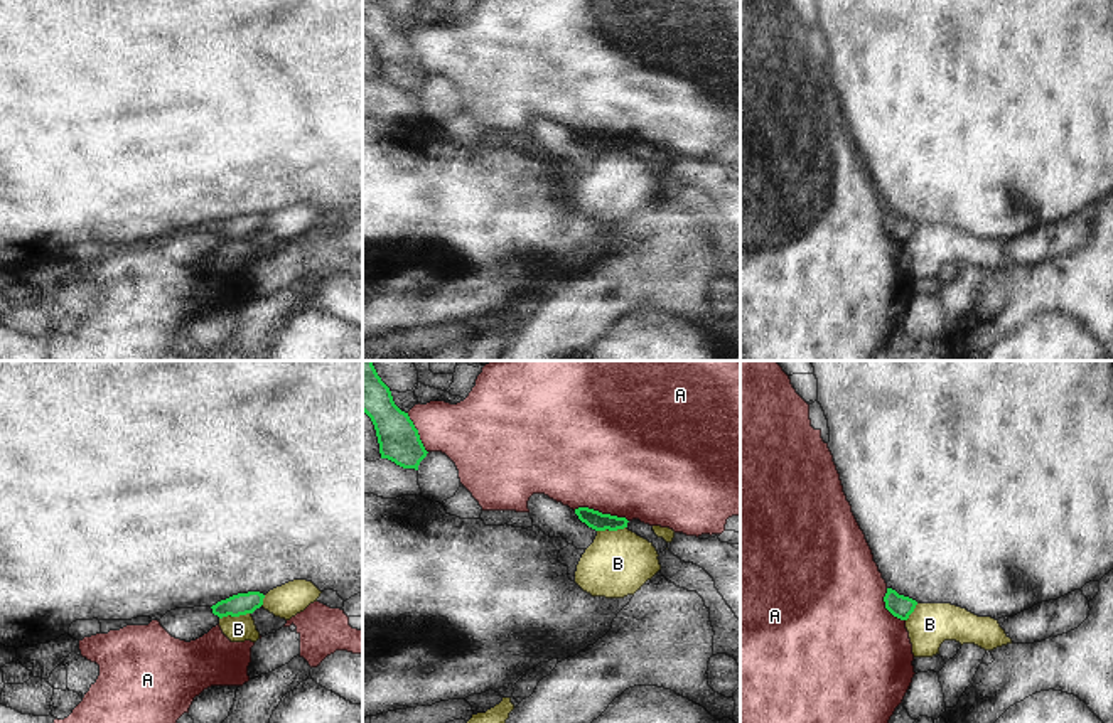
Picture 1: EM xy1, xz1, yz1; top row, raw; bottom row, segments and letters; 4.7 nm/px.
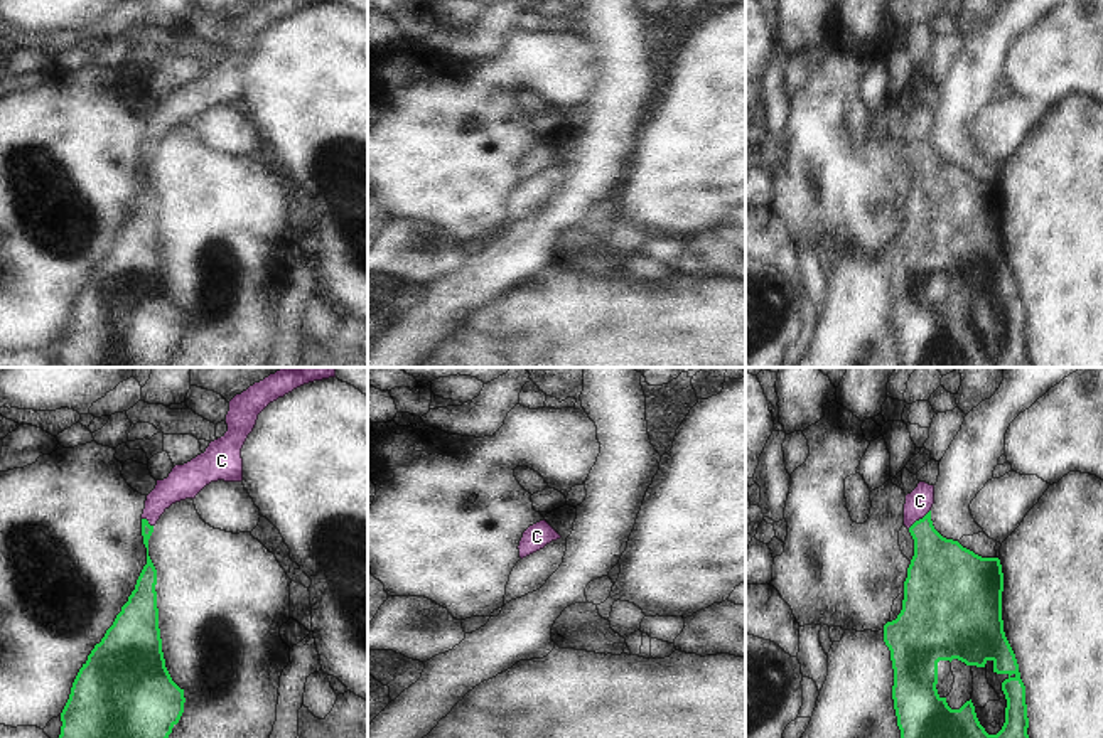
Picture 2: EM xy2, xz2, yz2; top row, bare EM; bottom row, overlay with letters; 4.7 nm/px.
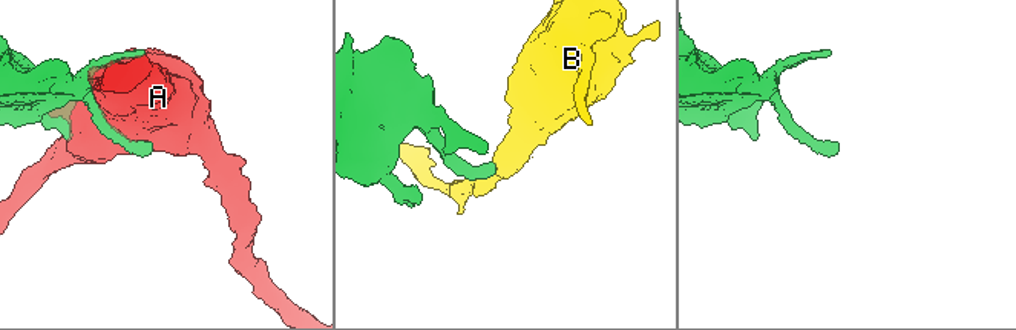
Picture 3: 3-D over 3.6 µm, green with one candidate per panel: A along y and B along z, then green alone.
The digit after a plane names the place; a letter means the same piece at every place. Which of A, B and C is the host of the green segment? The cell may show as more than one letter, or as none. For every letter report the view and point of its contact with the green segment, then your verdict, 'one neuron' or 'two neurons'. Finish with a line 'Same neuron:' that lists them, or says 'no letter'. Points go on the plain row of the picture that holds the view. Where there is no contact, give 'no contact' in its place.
A: meets green in xz1 at (601, 135); two neurons
B: meets green in xy1 at (235, 238); two neurons
C: meets green in yz2 at (920, 142); one neuron
Same neuron: C

